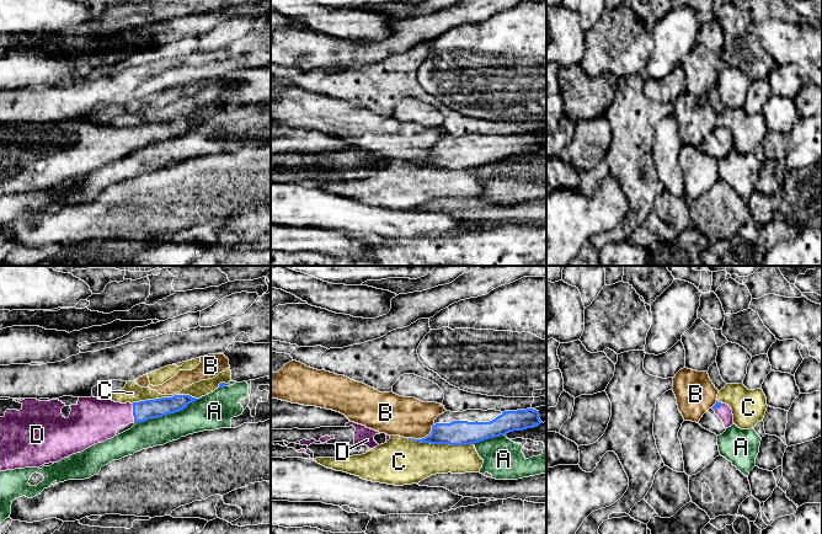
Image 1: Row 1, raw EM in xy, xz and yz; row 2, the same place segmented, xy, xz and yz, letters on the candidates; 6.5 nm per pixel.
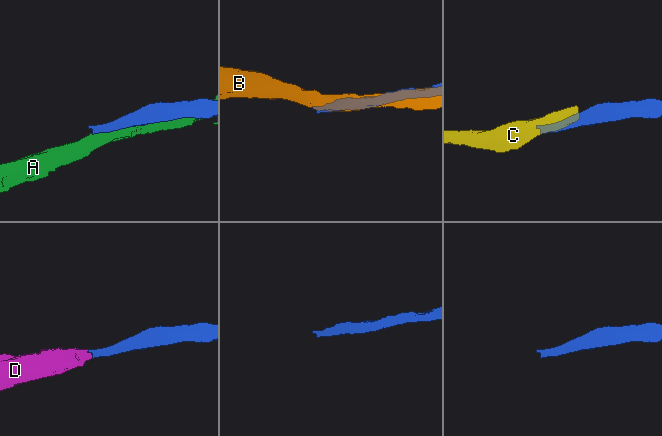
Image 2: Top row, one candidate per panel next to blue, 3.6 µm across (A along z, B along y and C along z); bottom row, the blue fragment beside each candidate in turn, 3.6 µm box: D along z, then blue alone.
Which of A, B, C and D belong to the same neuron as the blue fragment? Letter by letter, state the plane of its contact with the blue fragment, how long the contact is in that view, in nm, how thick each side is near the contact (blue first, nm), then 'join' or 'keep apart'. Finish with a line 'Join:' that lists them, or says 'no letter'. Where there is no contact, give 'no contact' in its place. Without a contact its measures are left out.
A: contact in xy; length 440 nm; calibres 130 and 220 nm; keep apart
B: contact in xz; length 190 nm; calibres 160 and 260 nm; keep apart
C: contact in xy; length 440 nm; calibres 130 and 130 nm; keep apart
D: contact in xy; length 130 nm; calibres 130 and 280 nm; join
Join: D

